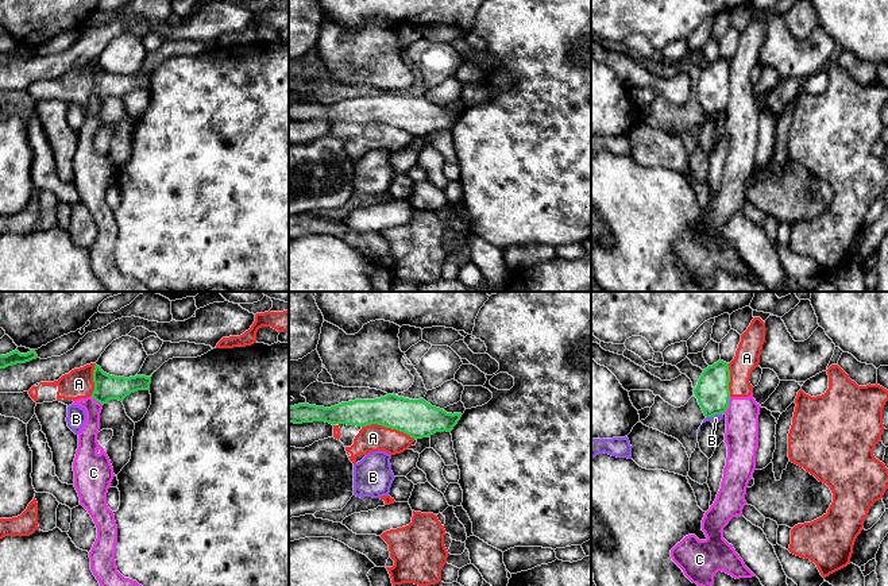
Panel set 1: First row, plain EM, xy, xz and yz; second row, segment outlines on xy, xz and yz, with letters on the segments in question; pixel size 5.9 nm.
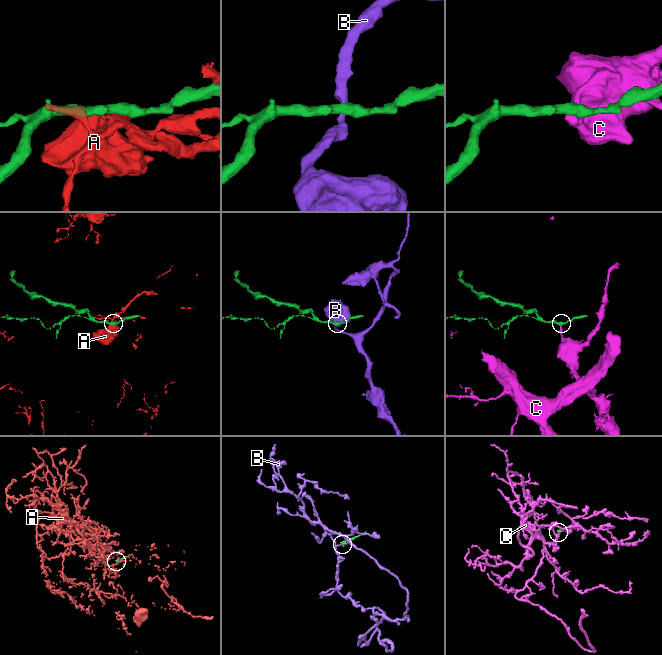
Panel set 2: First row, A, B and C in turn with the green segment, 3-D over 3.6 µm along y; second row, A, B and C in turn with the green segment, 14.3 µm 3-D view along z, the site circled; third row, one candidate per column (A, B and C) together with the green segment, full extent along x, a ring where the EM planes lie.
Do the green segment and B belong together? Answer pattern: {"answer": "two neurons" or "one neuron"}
{"answer": "two neurons"}

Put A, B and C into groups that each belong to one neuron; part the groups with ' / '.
A C / B

